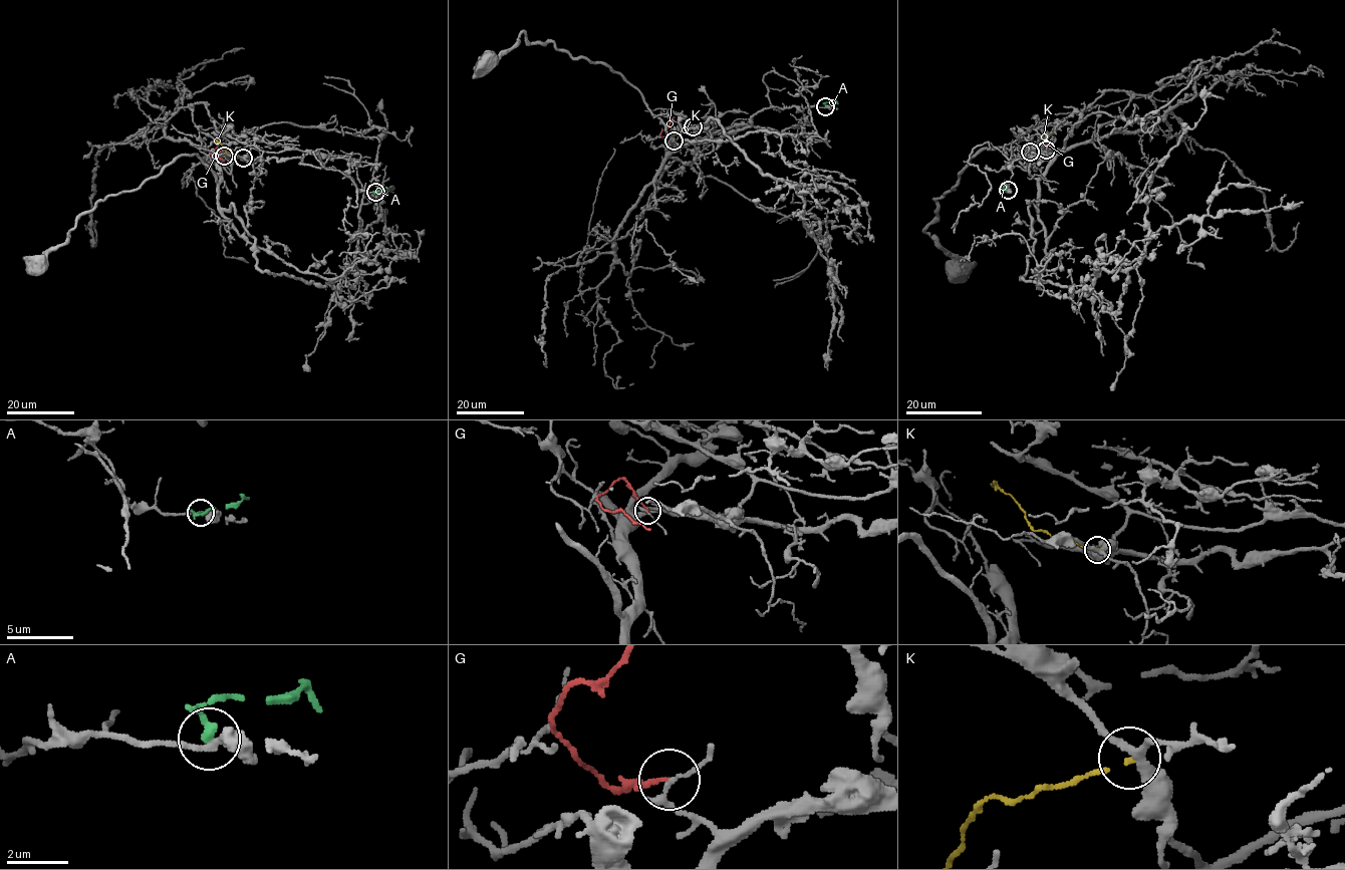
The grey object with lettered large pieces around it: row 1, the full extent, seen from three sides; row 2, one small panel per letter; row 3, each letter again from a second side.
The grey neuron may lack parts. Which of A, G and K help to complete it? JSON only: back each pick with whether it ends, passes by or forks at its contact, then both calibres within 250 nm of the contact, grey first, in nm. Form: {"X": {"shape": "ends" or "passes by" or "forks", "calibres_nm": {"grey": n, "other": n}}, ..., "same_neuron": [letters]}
{"same_neuron": []}

